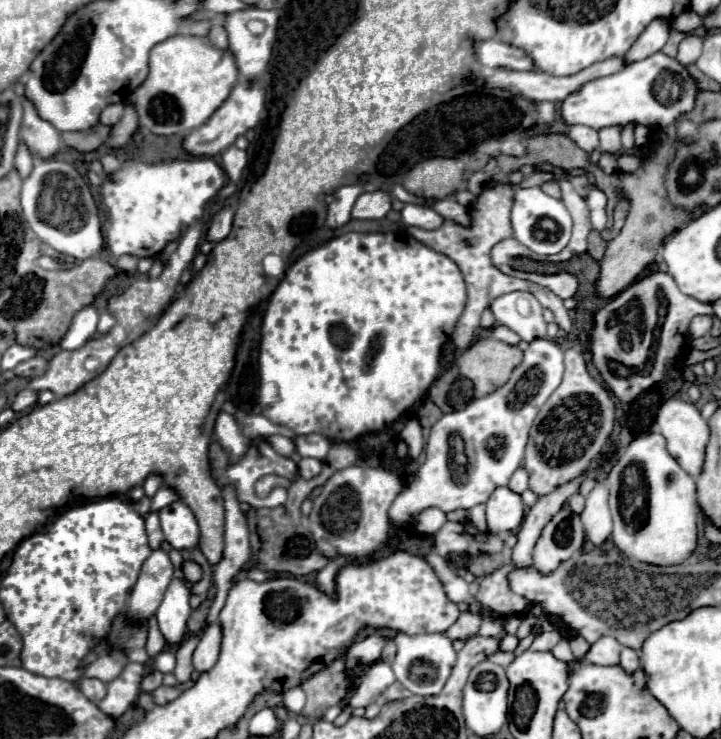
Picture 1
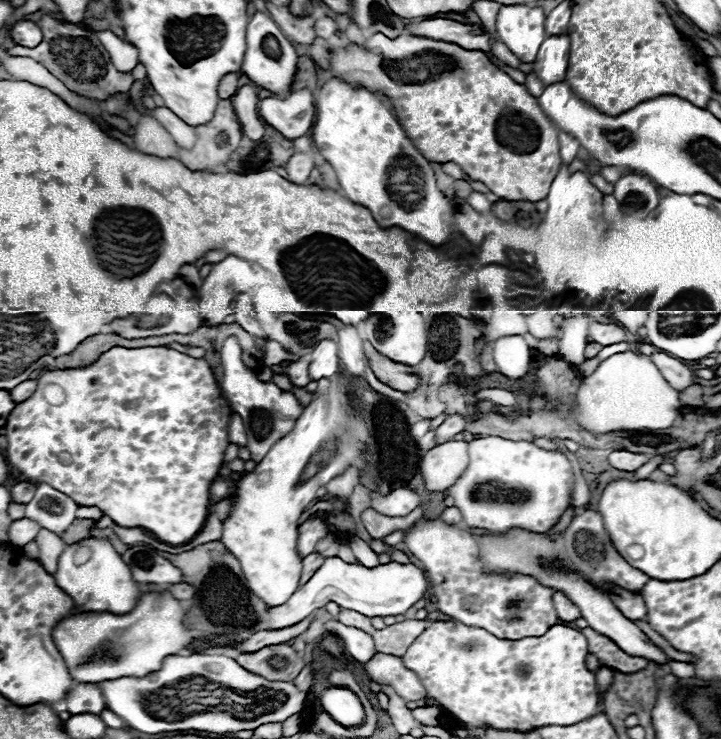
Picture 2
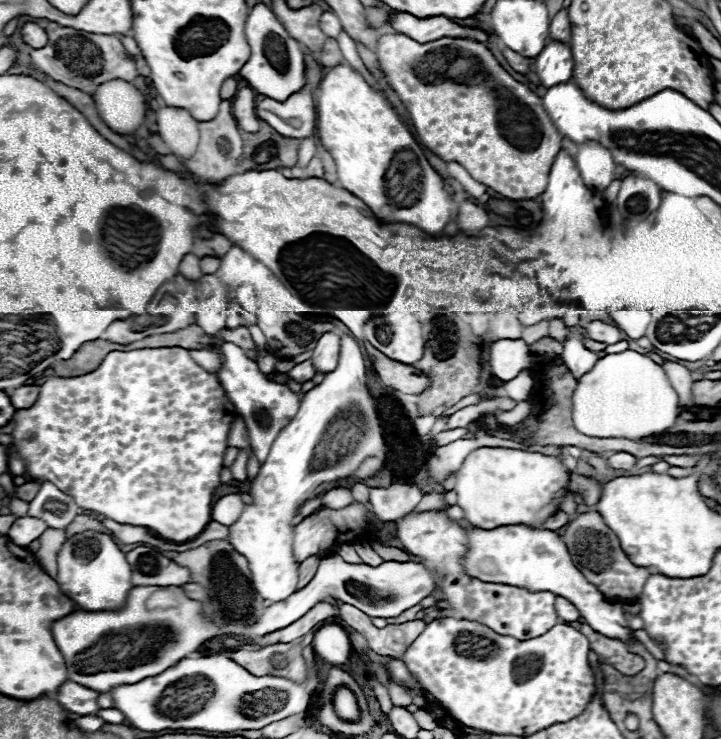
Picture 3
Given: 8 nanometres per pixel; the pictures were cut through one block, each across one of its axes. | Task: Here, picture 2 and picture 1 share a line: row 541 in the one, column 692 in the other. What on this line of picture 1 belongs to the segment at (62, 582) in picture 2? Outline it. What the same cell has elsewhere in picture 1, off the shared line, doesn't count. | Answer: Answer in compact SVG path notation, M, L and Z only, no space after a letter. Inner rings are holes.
M656 52L640 62L624 66L612 76L596 78L582 84L576 92L562 100L560 116L568 126L584 124L594 130L602 130L606 126L624 126L630 122L648 128L664 128L670 126L678 116L694 108L696 94L696 84L686 68L674 58Z

